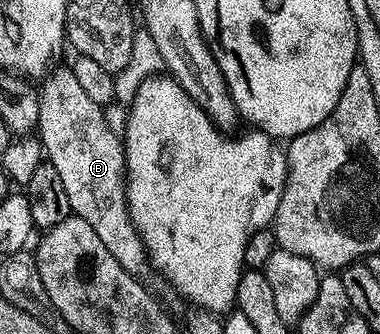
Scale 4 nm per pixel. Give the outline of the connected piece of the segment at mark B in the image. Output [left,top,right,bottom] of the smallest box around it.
[37,66,149,278]

